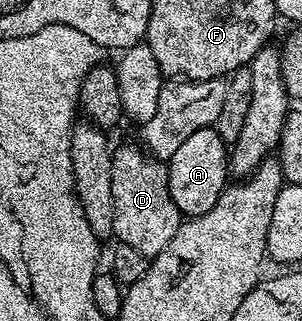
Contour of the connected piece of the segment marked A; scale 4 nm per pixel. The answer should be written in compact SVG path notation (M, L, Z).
M212 127L189 135L167 163L167 182L170 194L180 214L185 217L200 217L212 209L226 189L229 179L229 151L226 142Z

